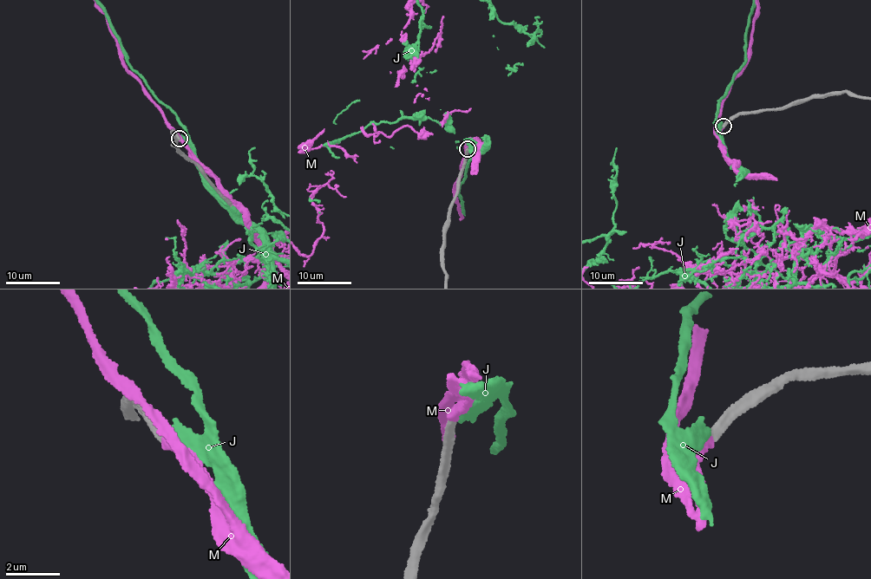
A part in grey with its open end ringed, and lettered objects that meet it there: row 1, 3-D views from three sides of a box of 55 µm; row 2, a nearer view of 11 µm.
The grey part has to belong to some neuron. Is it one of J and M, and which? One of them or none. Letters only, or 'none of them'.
M

